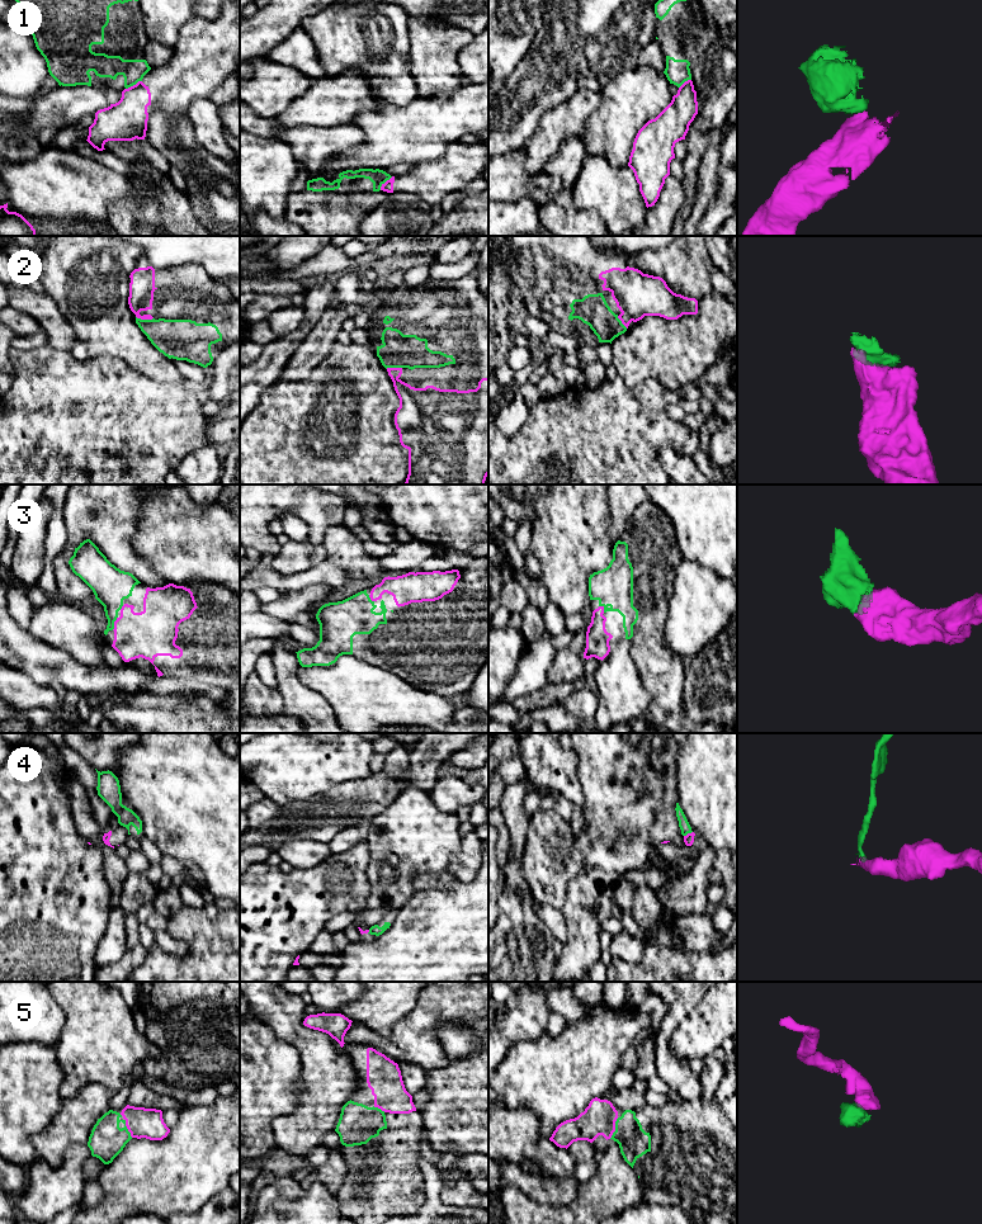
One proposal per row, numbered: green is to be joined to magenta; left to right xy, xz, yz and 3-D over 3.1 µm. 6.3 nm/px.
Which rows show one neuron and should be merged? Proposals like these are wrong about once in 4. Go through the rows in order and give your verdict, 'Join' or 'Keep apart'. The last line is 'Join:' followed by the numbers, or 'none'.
1: Keep apart
2: Join
3: Join
4: Keep apart
5: Join
Join: 2, 3, 5

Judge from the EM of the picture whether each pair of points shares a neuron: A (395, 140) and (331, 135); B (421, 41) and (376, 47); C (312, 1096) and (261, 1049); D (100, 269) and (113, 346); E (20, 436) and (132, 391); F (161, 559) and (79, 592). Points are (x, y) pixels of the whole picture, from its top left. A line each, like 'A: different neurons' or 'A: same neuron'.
A: different neurons
B: different neurons
C: different neurons
D: same neuron
E: same neuron
F: different neurons

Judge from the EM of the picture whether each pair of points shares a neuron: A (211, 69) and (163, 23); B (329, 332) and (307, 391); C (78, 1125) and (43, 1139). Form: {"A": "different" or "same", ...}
{"A": "different", "B": "different", "C": "same"}

